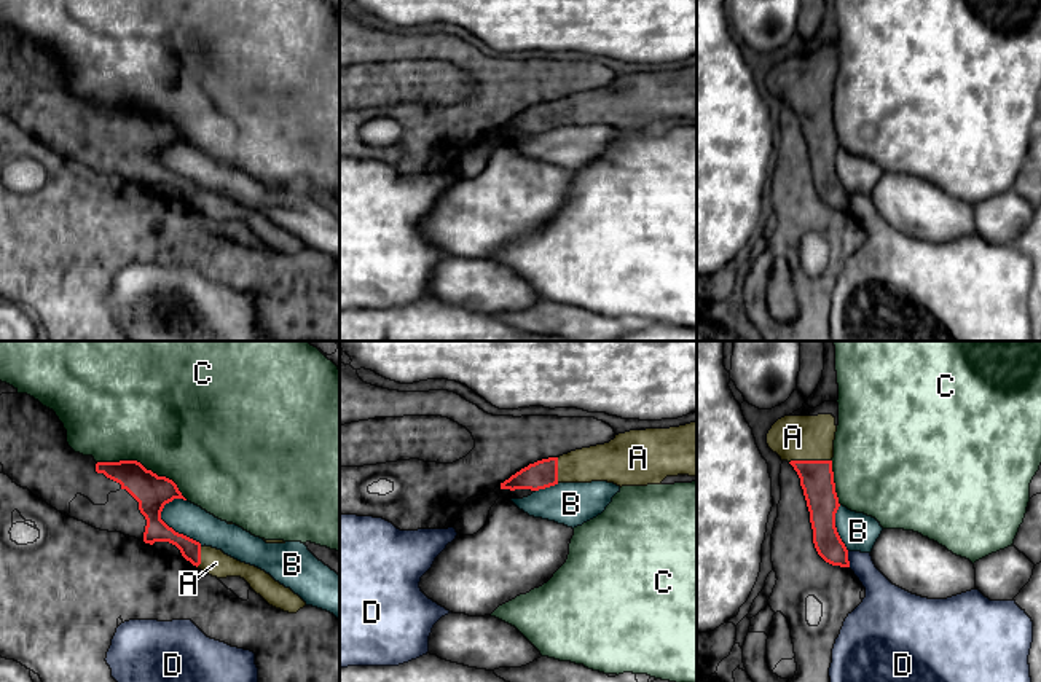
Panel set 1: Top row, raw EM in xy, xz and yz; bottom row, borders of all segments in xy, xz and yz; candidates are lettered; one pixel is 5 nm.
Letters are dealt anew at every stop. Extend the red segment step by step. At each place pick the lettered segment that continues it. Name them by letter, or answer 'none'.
A

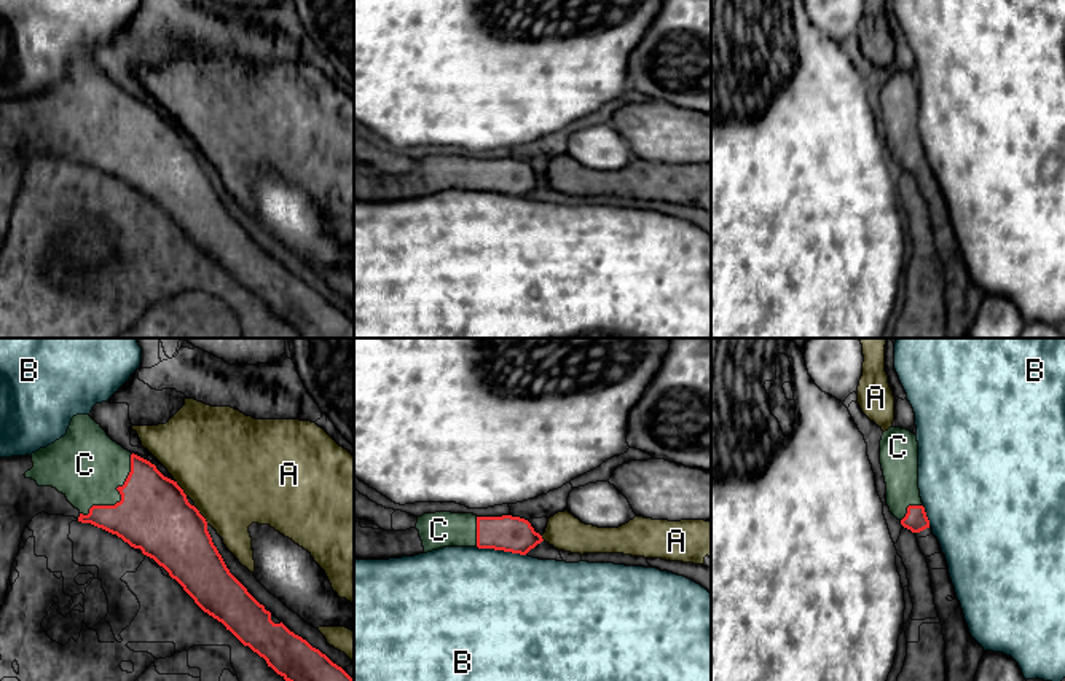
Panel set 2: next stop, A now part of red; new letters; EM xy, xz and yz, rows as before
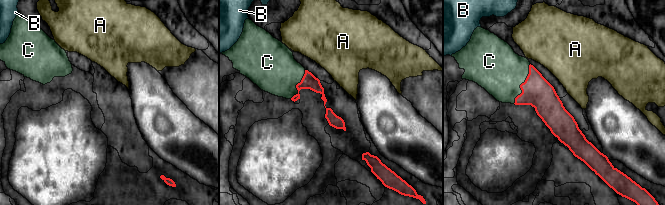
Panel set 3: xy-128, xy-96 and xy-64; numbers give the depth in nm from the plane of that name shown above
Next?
C

